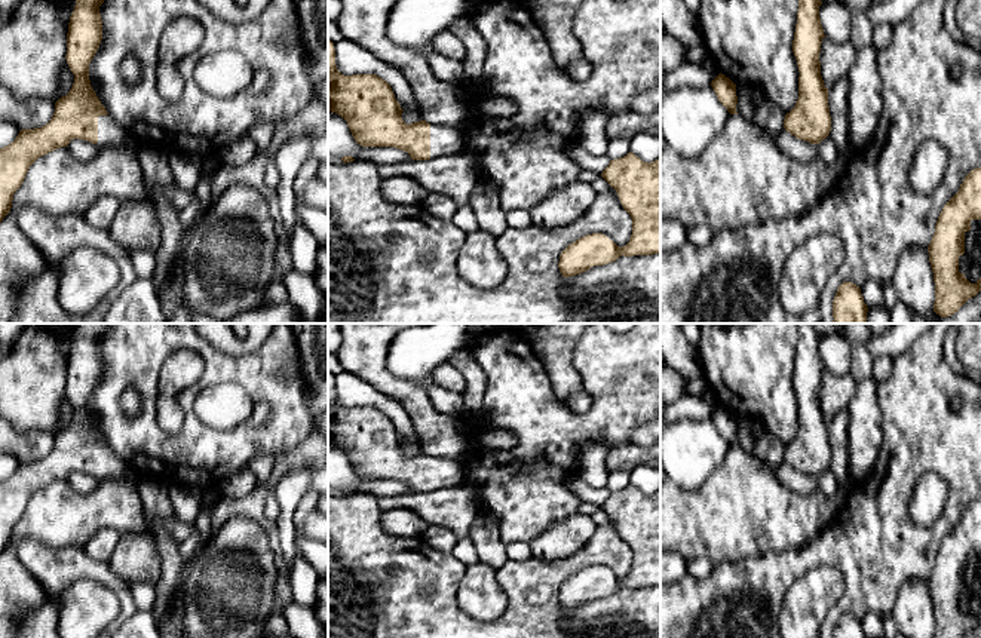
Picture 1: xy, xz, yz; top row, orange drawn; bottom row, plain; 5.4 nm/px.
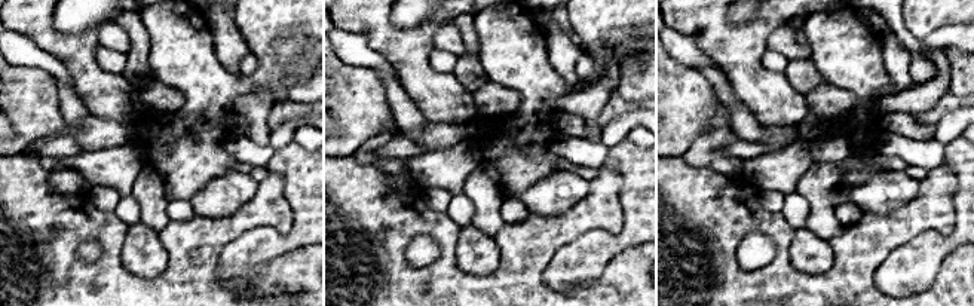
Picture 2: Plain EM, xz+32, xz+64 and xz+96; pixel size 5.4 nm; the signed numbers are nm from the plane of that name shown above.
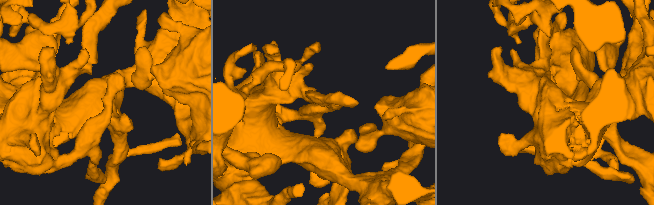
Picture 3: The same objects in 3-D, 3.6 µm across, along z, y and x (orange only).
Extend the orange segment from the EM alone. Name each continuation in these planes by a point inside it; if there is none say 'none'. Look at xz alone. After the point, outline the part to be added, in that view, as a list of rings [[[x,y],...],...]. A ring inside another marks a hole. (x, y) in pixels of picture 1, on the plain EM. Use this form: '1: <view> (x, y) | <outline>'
1: xz (444, 474) | [[[430,457],[430,491],[459,487],[463,484],[466,469],[463,463]]]

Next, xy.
1: xy (110, 466) | [[[111,448],[98,450],[98,482],[105,479],[120,479],[132,467],[125,463]]]

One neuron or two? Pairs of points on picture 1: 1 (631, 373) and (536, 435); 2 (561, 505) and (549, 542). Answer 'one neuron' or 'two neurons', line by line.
1: one neuron
2: two neurons

